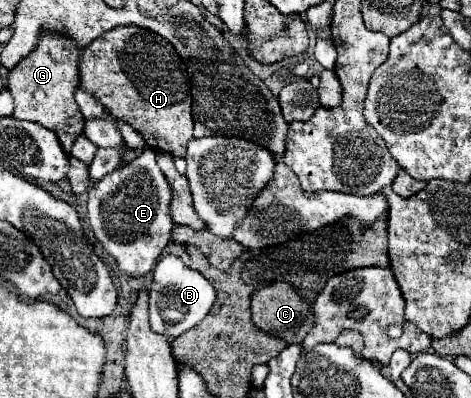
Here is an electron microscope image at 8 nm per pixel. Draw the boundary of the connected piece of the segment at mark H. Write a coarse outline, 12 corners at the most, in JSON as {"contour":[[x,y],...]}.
{"contour":[[114,27],[80,87],[156,151],[186,157],[190,79],[164,37]]}

